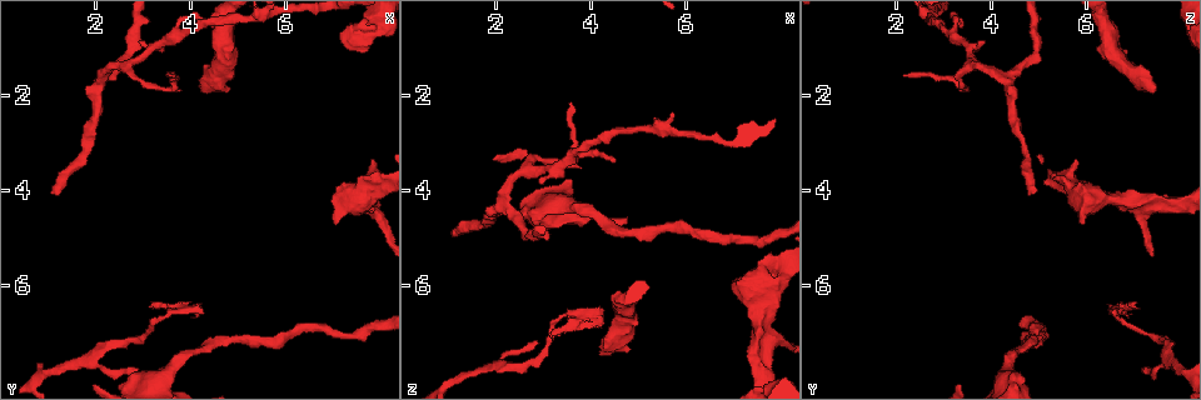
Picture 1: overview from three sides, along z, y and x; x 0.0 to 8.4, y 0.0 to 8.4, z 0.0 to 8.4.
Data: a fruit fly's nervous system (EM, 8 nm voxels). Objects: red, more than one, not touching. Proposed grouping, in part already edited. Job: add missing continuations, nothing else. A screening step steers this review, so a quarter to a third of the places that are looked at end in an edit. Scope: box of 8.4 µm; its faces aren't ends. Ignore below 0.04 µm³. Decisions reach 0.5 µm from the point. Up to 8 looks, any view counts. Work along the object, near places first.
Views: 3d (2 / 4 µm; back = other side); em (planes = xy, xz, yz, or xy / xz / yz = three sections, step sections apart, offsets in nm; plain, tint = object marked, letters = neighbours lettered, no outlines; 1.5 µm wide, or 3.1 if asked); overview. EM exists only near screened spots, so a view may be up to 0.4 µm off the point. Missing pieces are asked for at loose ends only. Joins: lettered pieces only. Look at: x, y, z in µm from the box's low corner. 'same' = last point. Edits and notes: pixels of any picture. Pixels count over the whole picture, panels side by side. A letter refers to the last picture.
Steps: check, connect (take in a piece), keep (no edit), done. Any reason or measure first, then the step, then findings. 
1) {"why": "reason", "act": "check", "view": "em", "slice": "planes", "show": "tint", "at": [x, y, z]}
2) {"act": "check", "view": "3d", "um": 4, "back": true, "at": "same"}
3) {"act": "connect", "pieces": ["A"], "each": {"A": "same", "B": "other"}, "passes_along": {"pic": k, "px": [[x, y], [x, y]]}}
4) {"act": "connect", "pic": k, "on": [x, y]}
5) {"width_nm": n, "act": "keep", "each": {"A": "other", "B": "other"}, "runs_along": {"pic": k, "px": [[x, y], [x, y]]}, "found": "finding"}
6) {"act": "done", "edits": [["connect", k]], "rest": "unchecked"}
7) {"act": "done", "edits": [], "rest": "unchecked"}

{"why": "an open end", "act": "check", "view": "3d", "um": 4, "at": [3.55, 1.60, 2.15]}

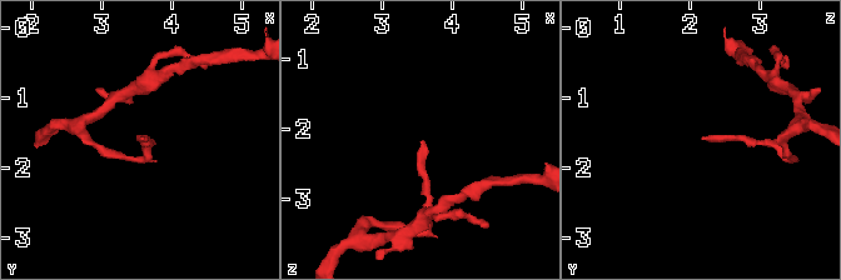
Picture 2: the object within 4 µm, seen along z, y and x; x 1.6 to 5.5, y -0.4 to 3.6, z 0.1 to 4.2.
{"why": "shape alone is not enough", "act": "check", "view": "em", "slice": "planes", "show": "plain", "at": [3.55, 1.60, 2.20]}

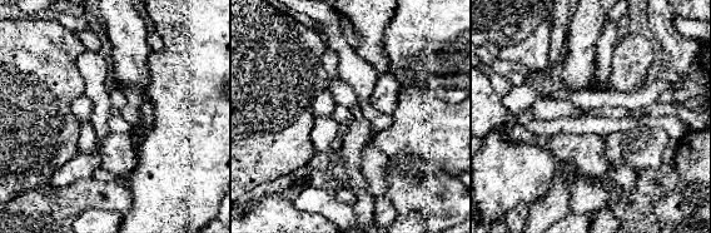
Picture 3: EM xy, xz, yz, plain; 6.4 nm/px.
{"why": "see the neighbours", "act": "check", "view": "em", "slice": "planes", "show": "letters", "at": "same"}

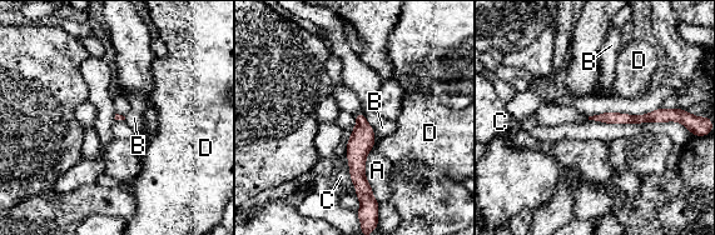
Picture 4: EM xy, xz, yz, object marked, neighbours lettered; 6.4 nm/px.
{"act": "keep", "each": {"A": "other", "B": "other", "C": "other", "D": "other"}, "runs_along": {"pic": 4, "px": [[358, 116], [361, 195]]}, "found": "none of them fits"}

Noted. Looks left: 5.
{"why": "long arm stops here", "act": "check", "view": "em", "slice": "planes", "show": "letters", "at": [1.05, 4.05, 4.95]}

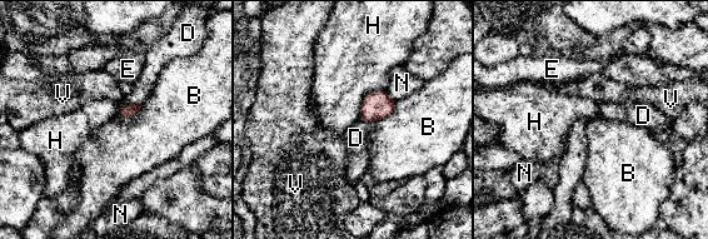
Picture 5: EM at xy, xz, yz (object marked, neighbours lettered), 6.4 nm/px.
{"act": "keep", "each": {"B": "other", "D": "other", "E": "other", "H": "other", "N": "other", "V": "other"}, "found": "no lettered piece goes on from it"}

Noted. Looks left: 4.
{"why": "stops while still wide", "act": "check", "view": "em", "slice": "planes", "show": "tint", "at": [4.15, 1.90, 7.45]}

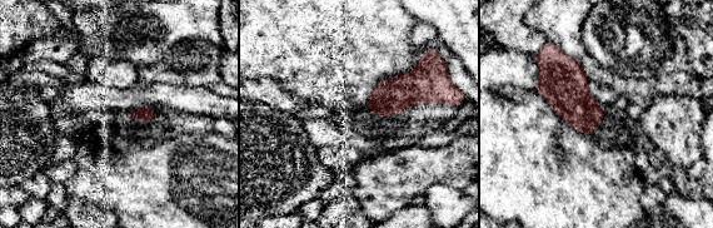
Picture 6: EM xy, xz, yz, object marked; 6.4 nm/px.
{"act": "check", "view": "em", "slice": "planes", "show": "letters", "at": "same"}

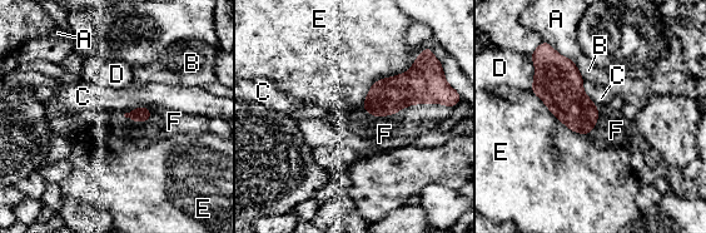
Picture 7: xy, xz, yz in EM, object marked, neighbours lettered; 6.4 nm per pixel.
{"act": "connect", "pieces": ["F"], "each": {"A": "other", "B": "other", "C": "other", "D": "other", "E": "other", "F": "same"}, "found": "the neuron continues"}

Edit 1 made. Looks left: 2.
{"act": "done", "edits": [["connect", 7]], "rest": "unchecked"}

